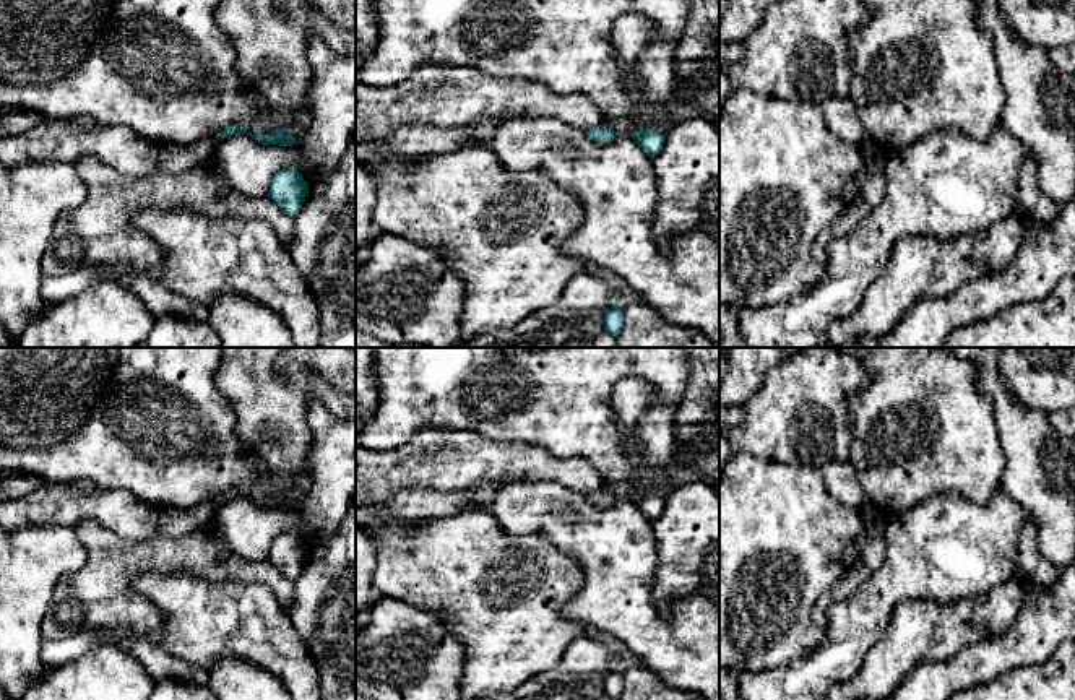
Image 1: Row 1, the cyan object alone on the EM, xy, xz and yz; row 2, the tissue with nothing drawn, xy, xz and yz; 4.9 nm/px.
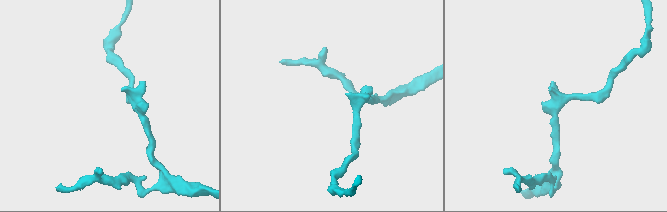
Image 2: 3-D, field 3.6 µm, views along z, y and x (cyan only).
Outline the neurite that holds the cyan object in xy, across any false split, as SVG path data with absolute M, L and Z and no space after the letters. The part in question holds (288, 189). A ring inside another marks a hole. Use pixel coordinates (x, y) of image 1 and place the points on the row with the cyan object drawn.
M279 169L266 193L286 214L296 216L309 195L309 184L294 169Z

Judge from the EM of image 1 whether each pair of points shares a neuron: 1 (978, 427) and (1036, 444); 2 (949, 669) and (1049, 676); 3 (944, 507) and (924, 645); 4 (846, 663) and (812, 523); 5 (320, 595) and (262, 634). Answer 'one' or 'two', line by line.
1: two
2: two
3: two
4: two
5: two

